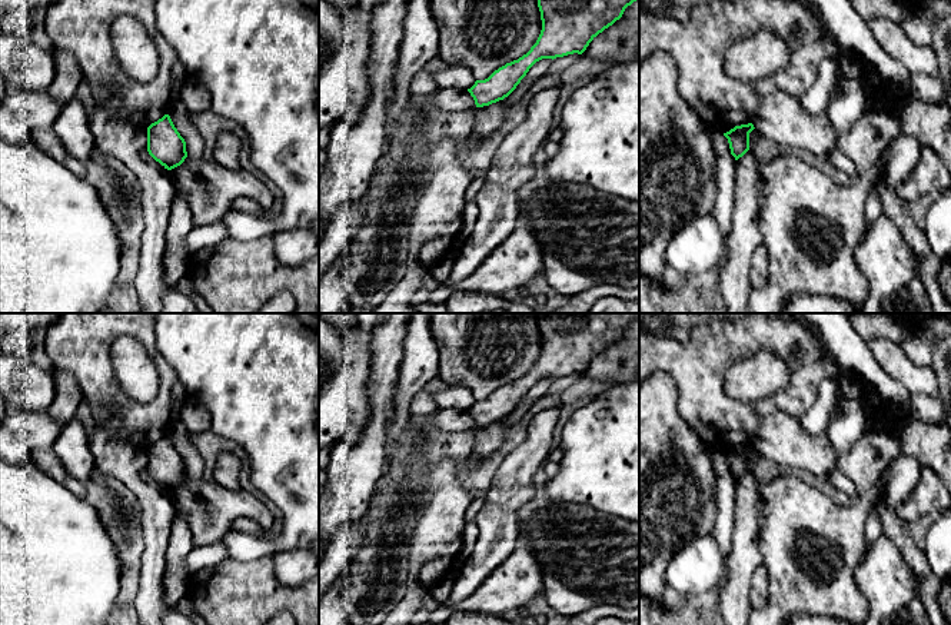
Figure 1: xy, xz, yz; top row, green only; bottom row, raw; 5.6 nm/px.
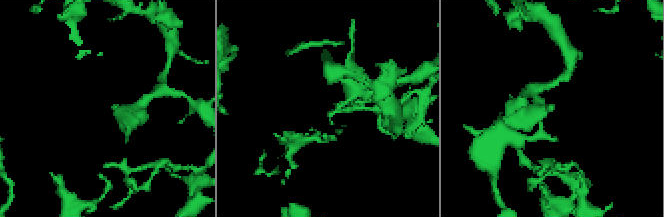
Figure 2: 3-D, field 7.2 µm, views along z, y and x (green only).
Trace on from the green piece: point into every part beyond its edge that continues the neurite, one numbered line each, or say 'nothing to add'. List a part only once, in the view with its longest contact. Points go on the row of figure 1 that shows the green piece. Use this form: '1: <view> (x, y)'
nothing to add

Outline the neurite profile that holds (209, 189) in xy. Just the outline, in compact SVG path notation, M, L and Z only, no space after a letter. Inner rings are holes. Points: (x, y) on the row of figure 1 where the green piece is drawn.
M187 156L169 173L176 195L190 207L194 227L219 223L239 197L253 199L263 210L275 205L270 189L242 167L232 170L215 160Z

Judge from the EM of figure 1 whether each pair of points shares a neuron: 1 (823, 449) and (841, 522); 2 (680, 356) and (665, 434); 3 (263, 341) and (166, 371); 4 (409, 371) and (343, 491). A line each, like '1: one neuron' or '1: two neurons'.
1: two neurons
2: two neurons
3: two neurons
4: two neurons

